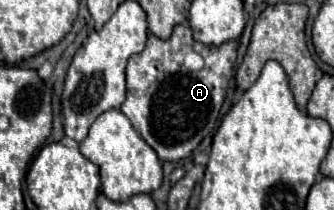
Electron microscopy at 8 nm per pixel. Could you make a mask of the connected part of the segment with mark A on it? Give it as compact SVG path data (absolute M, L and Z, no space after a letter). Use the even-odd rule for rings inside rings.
M188 24L174 28L168 40L148 36L146 48L134 54L126 66L126 102L122 112L128 116L140 136L156 150L160 160L178 162L186 158L204 136L208 136L218 120L226 88L234 76L238 42L226 42L222 46L204 46L192 38ZM196 50L204 58L200 72L190 72L184 66L184 54Z

